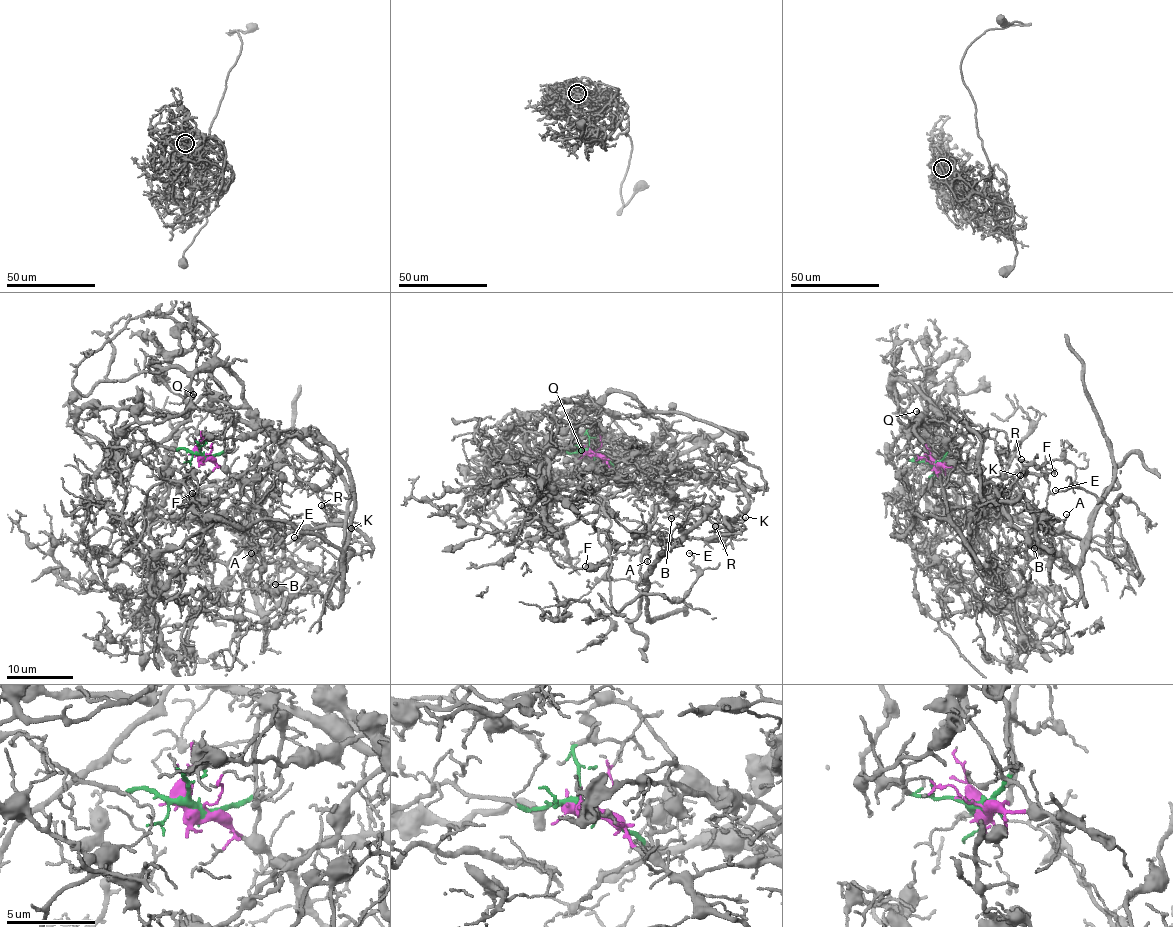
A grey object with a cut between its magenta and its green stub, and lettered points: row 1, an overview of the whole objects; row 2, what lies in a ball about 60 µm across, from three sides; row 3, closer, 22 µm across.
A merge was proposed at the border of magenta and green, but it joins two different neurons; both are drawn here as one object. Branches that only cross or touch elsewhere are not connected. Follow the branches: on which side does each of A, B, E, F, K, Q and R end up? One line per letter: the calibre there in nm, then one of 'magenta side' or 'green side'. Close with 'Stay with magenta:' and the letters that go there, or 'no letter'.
A: 120 nm thick; magenta side
B: 110 nm thick; magenta side
E: 100 nm thick; magenta side
F: 100 nm thick; magenta side
K: 110 nm thick; magenta side
Q: 80 nm thick; green side
R: 110 nm thick; magenta side
Stay with magenta: A, B, E, F, K, R

